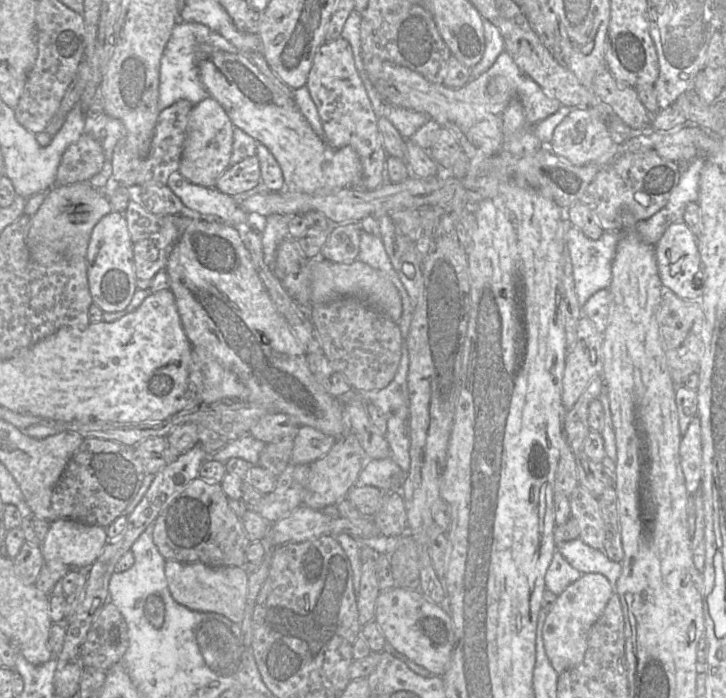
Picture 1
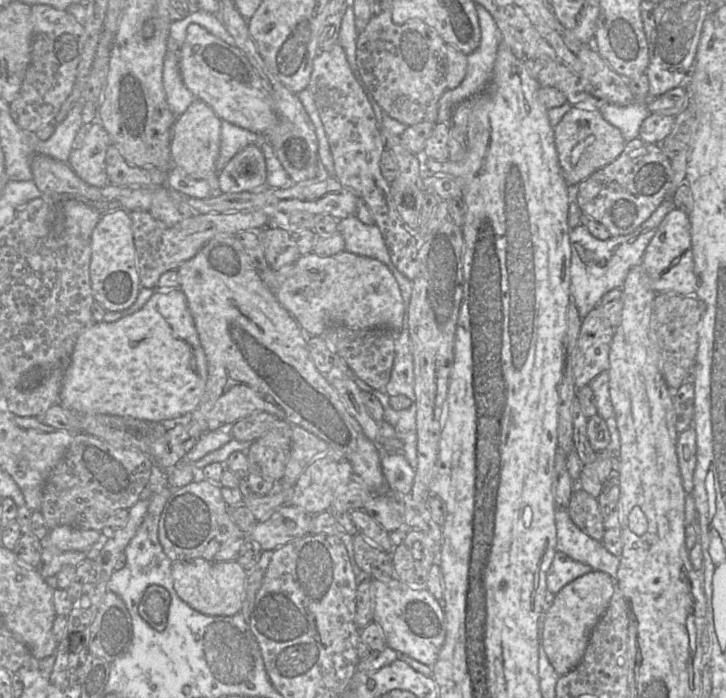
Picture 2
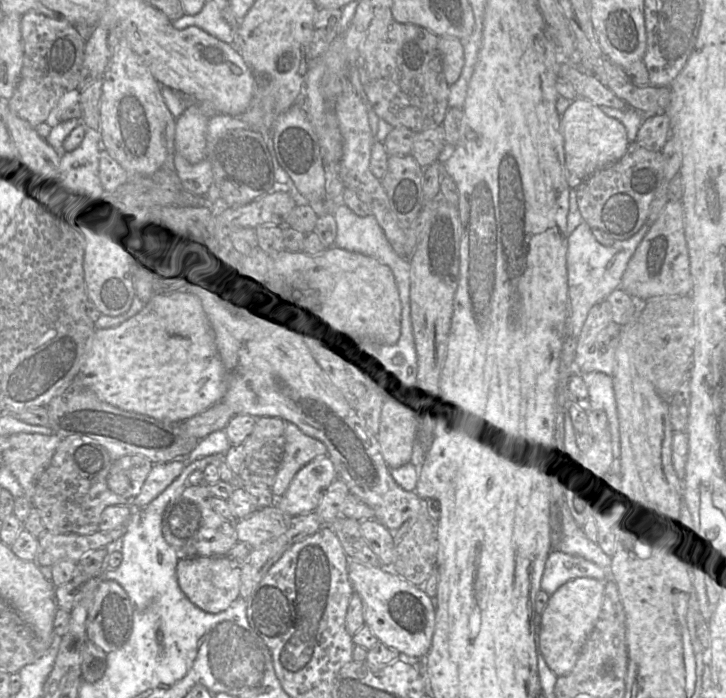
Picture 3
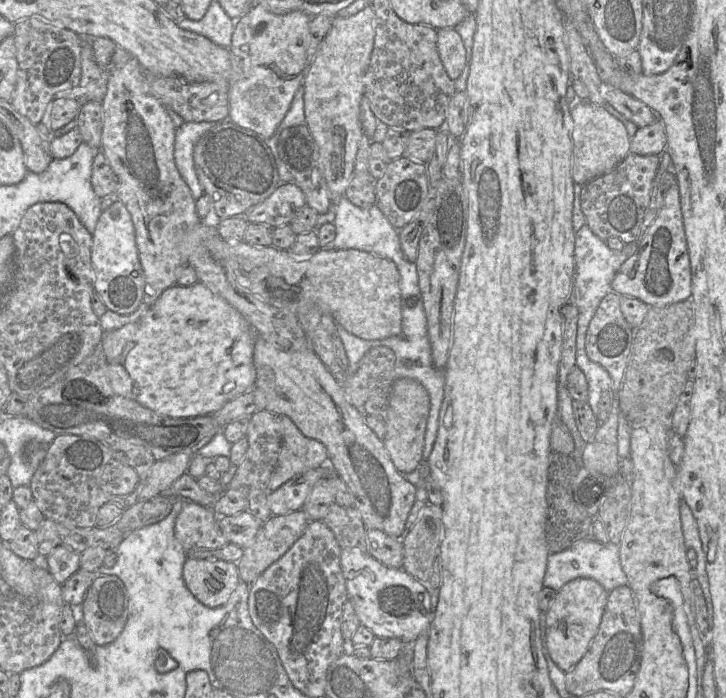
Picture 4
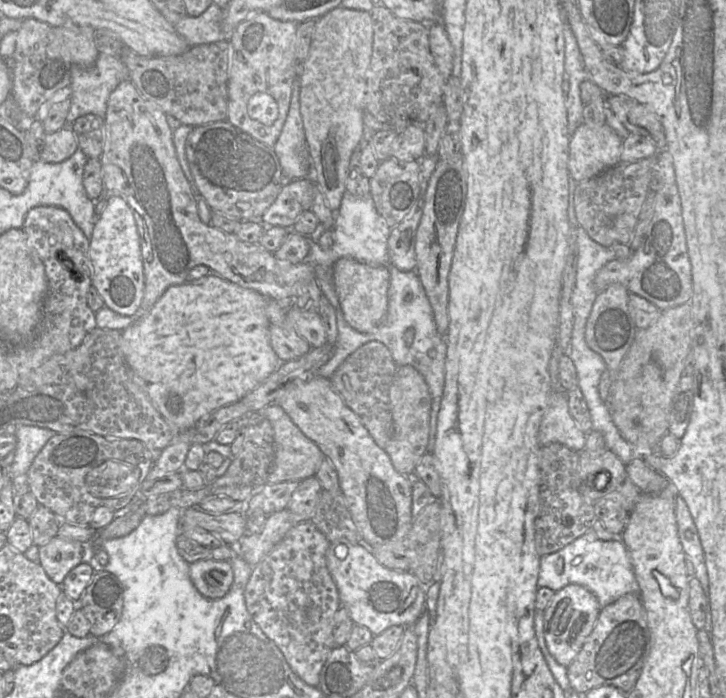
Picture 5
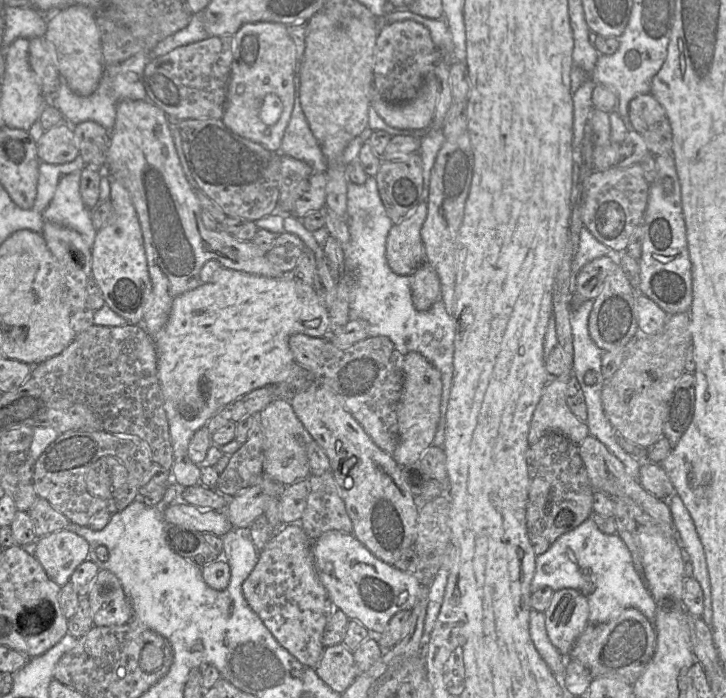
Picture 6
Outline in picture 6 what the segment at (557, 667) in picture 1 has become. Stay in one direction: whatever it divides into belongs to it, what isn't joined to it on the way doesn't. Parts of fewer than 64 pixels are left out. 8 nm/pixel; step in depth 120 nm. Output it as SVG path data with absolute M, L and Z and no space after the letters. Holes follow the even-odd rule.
M571 588L554 591L543 614L546 633L551 644L562 656L568 657L589 623L586 597Z

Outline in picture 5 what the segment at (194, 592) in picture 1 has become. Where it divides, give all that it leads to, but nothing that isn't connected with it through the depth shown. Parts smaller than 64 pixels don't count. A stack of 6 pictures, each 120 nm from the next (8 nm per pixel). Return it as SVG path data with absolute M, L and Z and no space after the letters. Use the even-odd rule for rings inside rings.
M198 560L189 563L189 575L197 591L208 599L225 596L233 582L230 561Z

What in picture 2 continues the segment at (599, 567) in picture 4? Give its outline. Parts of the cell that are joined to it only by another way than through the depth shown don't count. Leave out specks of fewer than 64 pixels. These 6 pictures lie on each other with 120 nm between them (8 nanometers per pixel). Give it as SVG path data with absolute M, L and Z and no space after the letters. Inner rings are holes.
M557 551L546 575L547 590L557 594L564 586L591 571L595 570Z

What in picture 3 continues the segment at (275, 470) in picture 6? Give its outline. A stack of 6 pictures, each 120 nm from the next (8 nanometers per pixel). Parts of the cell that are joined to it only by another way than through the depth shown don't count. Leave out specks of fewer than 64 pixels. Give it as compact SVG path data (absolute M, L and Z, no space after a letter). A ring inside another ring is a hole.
M291 422L285 423L286 443L271 491L276 499L284 495L295 475L317 457L327 455L326 446L319 440L305 435Z

